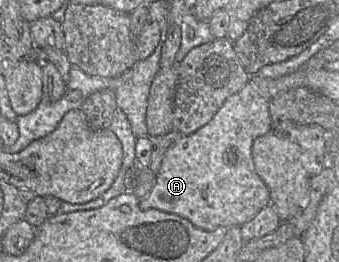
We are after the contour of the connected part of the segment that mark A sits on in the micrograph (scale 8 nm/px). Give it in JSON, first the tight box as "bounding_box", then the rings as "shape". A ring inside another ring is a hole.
{"bounding_box":[139,81,271,231],"shape":[[[249,81],[240,91],[226,99],[207,124],[168,148],[152,190],[139,201],[140,209],[145,211],[153,208],[176,214],[190,221],[195,227],[207,231],[242,226],[270,204],[270,191],[255,170],[252,145],[256,138],[266,134],[271,128],[269,100]],[[231,155],[235,155],[234,162],[228,159]]]}

